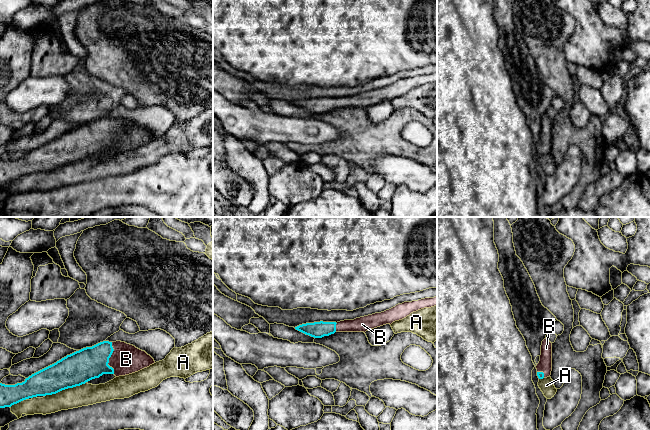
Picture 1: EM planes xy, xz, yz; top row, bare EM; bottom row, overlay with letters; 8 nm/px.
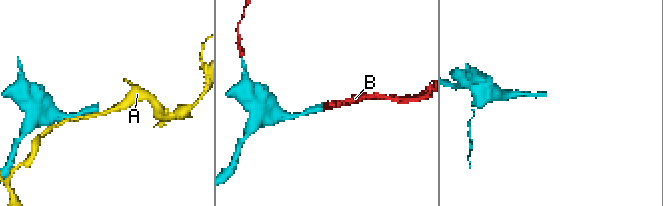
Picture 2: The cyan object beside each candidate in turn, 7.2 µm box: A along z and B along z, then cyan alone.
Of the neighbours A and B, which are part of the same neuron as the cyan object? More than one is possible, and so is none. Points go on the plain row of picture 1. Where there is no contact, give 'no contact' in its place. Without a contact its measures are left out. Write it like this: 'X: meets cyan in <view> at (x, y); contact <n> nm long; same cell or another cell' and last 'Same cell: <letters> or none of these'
A: meets cyan in xy at (65, 164); contact 340 nm long; another cell
B: meets cyan in xy at (109, 133); contact 260 nm long; same cell
Same cell: B

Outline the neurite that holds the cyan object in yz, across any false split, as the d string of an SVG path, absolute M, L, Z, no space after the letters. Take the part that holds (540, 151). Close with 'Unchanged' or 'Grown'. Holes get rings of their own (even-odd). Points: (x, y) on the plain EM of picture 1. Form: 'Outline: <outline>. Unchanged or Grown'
Outline: M546 114L542 117L540 137L536 142L539 155L550 153L552 147L552 119Z. Grown

